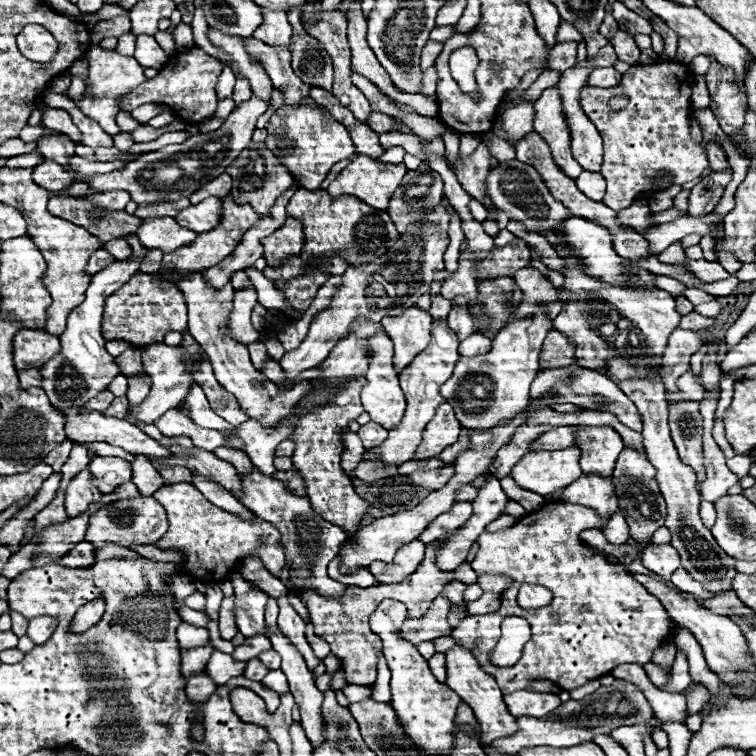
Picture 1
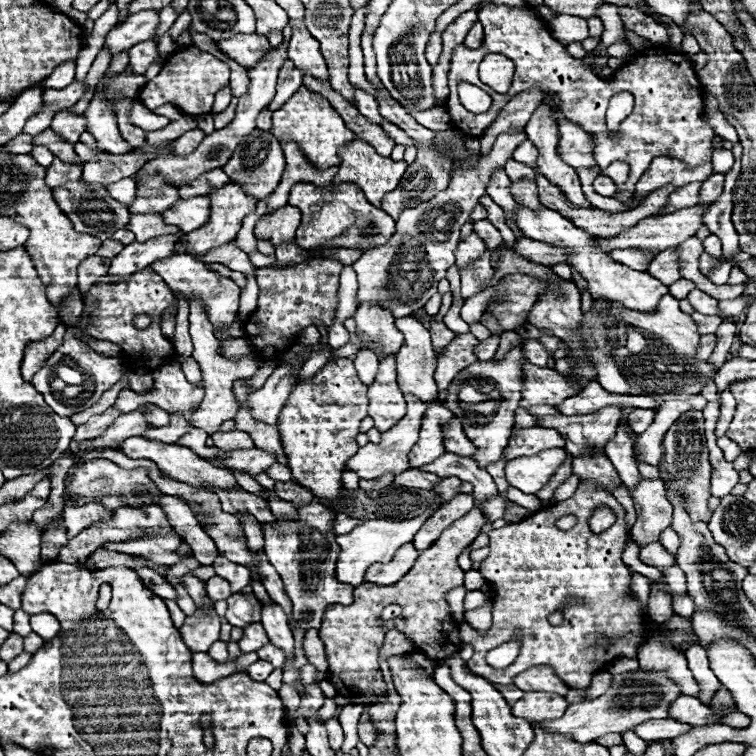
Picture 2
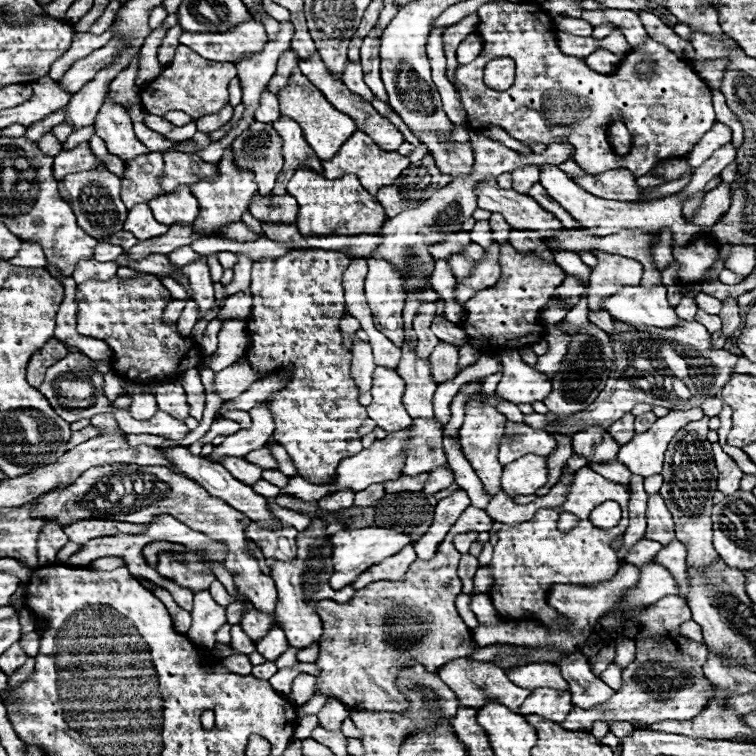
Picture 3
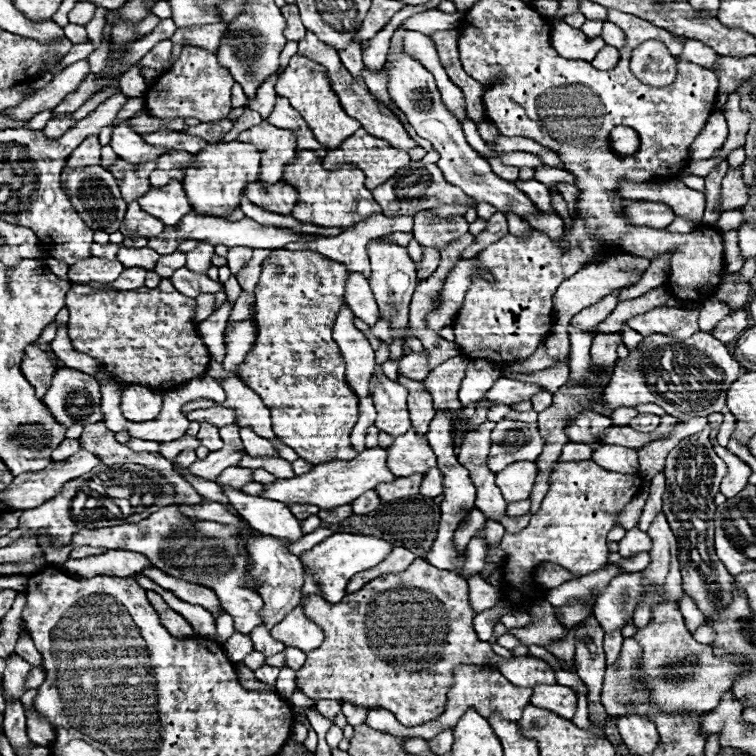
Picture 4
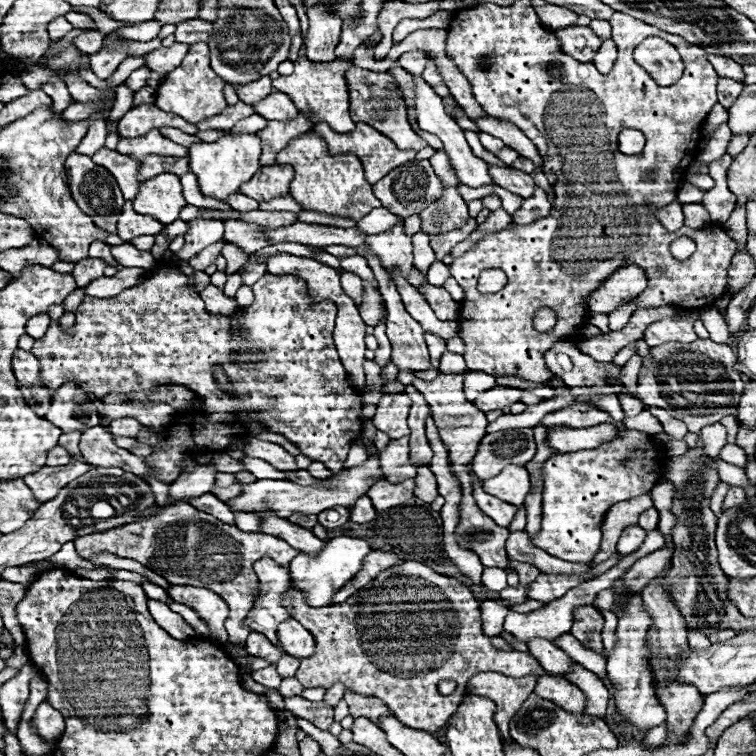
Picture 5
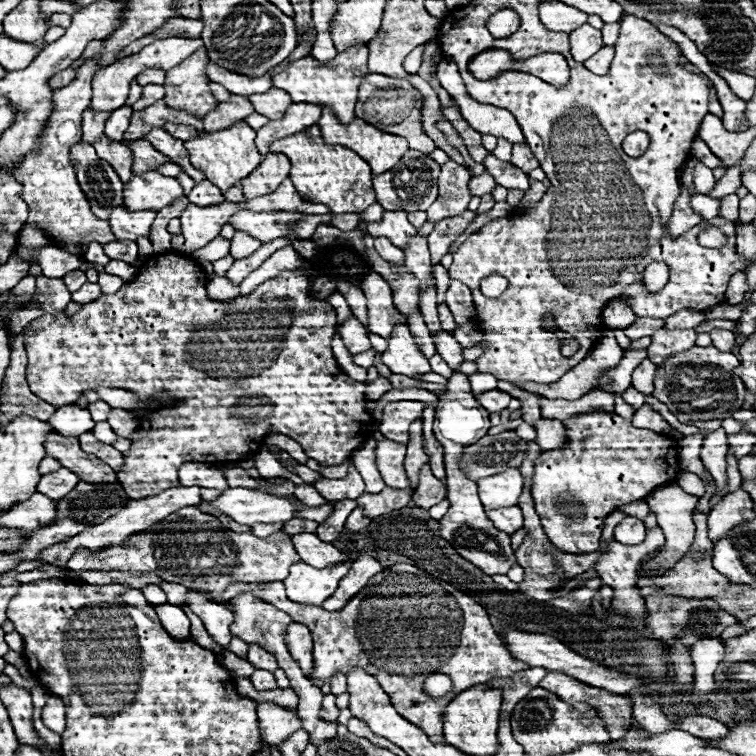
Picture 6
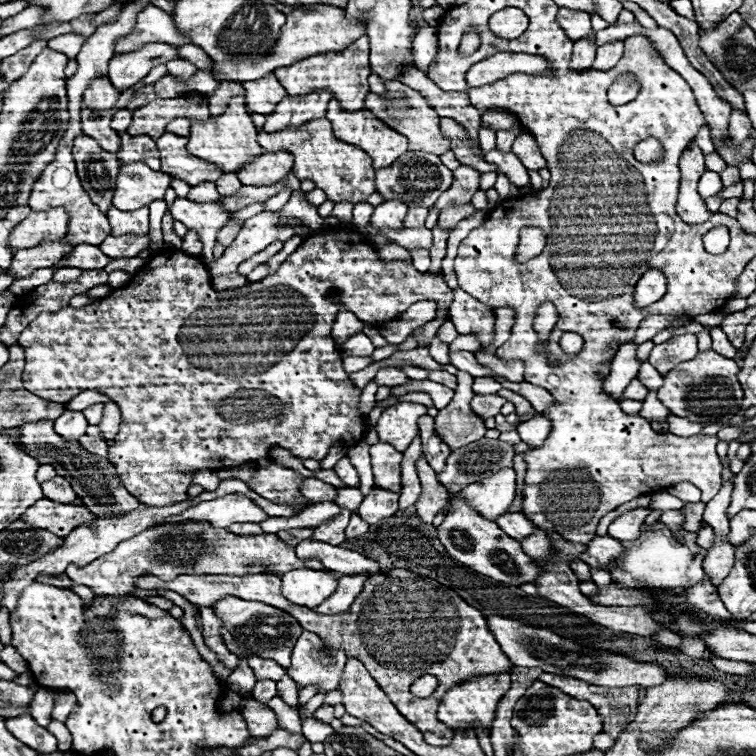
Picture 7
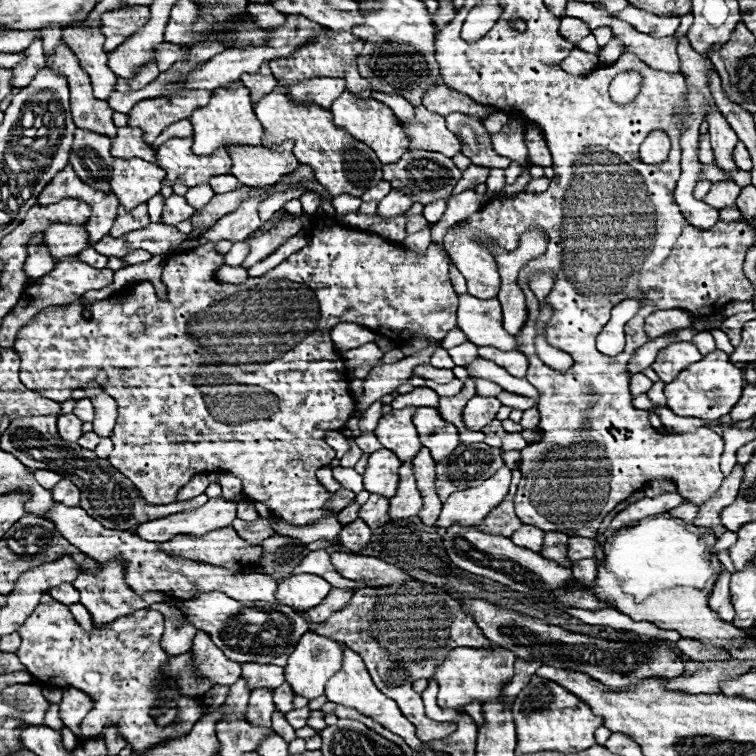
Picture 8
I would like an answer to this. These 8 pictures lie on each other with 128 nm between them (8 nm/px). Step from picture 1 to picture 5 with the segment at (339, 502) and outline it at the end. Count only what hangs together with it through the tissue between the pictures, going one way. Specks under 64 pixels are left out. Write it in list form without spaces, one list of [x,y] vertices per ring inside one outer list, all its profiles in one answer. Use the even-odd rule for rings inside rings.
[[[168,262],[156,266],[152,270],[152,276],[146,278],[142,284],[126,288],[114,298],[84,296],[82,304],[76,310],[76,324],[66,332],[62,332],[58,324],[50,324],[44,338],[36,340],[30,352],[40,358],[40,378],[50,394],[54,394],[66,382],[78,382],[86,386],[88,392],[92,392],[96,398],[104,398],[108,392],[152,390],[162,384],[186,386],[188,390],[196,392],[196,396],[204,400],[204,406],[178,416],[176,422],[172,422],[174,430],[168,430],[168,436],[160,440],[160,444],[154,446],[154,454],[148,456],[148,462],[154,468],[154,476],[162,482],[170,484],[178,478],[178,462],[184,460],[188,454],[198,454],[214,448],[226,450],[232,438],[244,434],[242,424],[232,416],[236,404],[230,402],[230,396],[226,398],[226,394],[214,382],[212,364],[224,364],[224,372],[232,380],[232,392],[248,400],[248,406],[256,410],[258,420],[264,422],[268,430],[284,434],[294,446],[298,446],[304,456],[316,462],[324,462],[326,468],[338,472],[344,468],[350,444],[360,436],[362,398],[350,386],[346,370],[334,348],[332,330],[336,306],[332,304],[332,300],[324,300],[318,304],[312,302],[312,298],[308,296],[308,286],[302,278],[294,274],[264,274],[254,284],[254,296],[256,300],[250,306],[232,314],[234,322],[242,326],[242,334],[234,336],[230,334],[232,320],[228,320],[228,316],[208,314],[202,298],[196,292],[188,290],[186,276],[178,270],[176,264]]]

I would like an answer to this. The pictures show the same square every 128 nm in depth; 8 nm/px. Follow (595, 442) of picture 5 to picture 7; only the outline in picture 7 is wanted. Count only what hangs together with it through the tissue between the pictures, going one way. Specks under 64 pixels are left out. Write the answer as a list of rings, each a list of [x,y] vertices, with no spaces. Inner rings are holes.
[[[536,414],[532,420],[518,424],[516,430],[518,430],[520,438],[534,448],[534,446],[544,444],[544,440],[546,440],[548,434],[550,434],[550,428],[552,428],[550,420],[548,420],[546,416],[542,416],[542,414]]]

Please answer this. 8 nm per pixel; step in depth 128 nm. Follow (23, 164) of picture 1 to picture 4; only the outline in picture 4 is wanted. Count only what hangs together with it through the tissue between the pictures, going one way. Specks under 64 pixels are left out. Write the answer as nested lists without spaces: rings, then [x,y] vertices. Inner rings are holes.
[[[70,114],[60,116],[60,118],[56,118],[56,120],[50,120],[50,122],[46,124],[46,128],[44,128],[44,134],[46,134],[50,140],[56,140],[56,138],[60,138],[68,128],[72,128]]]

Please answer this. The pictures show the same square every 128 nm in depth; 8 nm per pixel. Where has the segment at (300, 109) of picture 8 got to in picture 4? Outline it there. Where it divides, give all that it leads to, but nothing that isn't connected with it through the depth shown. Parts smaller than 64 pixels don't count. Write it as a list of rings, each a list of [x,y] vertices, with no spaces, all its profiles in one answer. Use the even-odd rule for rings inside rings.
[[[314,152],[296,154],[296,158],[286,166],[282,180],[298,190],[298,202],[292,210],[292,216],[300,222],[310,222],[324,228],[348,230],[358,222],[382,212],[382,208],[372,198],[372,192],[364,186],[364,172],[360,172],[354,166],[324,170],[322,160],[314,156]]]

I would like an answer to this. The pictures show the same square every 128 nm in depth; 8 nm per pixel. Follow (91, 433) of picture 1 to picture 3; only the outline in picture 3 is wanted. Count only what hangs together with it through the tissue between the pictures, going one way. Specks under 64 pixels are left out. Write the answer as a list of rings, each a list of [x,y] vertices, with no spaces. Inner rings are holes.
[[[172,446],[172,448],[158,448],[158,452],[162,452],[184,476],[188,476],[190,480],[198,482],[210,496],[216,496],[218,500],[224,500],[226,504],[230,504],[232,508],[244,512],[250,520],[256,520],[258,524],[264,524],[264,526],[270,526],[270,528],[280,528],[284,524],[280,524],[268,510],[268,504],[266,504],[266,498],[264,496],[256,496],[256,492],[252,492],[250,486],[238,482],[236,478],[232,478],[232,474],[218,462],[210,462],[208,458],[204,456],[196,456],[192,454],[188,448],[184,446]]]

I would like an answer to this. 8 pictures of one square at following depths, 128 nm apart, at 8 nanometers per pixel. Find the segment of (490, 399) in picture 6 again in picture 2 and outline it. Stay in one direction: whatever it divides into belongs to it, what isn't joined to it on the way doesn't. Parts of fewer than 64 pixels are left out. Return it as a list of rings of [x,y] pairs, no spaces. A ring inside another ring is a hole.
[[[524,364],[524,394],[520,406],[540,406],[540,404],[560,404],[570,396],[576,396],[582,384],[552,370],[538,368],[534,364]]]

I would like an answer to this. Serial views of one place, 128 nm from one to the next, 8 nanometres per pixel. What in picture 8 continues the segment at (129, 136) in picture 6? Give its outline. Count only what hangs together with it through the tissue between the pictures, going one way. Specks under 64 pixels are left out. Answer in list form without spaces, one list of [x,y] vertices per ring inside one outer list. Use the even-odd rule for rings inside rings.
[[[184,92],[172,98],[142,100],[128,112],[128,126],[142,128],[144,140],[152,144],[168,124],[192,116],[196,108],[208,106],[210,98],[212,92]]]

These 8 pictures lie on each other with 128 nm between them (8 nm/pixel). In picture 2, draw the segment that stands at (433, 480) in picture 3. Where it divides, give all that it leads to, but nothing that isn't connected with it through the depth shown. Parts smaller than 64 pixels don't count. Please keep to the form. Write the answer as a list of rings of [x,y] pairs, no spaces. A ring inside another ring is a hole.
[[[452,476],[452,478],[442,478],[442,482],[434,486],[434,492],[438,492],[438,494],[448,502],[448,500],[452,500],[454,496],[460,494],[460,484],[462,484],[462,482],[460,482],[456,476]]]

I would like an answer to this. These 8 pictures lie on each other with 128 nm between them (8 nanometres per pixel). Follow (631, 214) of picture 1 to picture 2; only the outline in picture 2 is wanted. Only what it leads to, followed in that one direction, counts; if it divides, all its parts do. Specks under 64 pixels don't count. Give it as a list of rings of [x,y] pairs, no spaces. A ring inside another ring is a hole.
[[[656,158],[650,164],[650,168],[644,172],[640,182],[636,184],[634,198],[646,198],[650,192],[654,192],[666,184],[671,183],[676,187],[682,187],[694,180],[708,178],[710,168],[712,168],[710,162],[706,162],[704,166],[698,166],[698,168],[688,168],[686,164],[682,164],[676,158]],[[694,206],[694,208],[686,208],[686,210],[678,210],[674,214],[662,214],[662,216],[648,216],[644,220],[640,220],[630,232],[622,232],[616,238],[600,238],[600,244],[604,250],[612,252],[618,248],[642,248],[648,250],[652,256],[656,256],[658,252],[666,250],[666,248],[674,248],[680,246],[686,238],[694,236],[698,232],[698,228],[702,226],[702,212],[708,206]]]

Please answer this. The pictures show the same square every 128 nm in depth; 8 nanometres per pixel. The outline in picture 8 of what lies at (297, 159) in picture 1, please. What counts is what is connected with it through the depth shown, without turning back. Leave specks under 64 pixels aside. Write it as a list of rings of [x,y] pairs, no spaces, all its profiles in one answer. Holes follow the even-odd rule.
[[[342,32],[342,34],[320,34],[314,36],[310,44],[306,44],[304,48],[300,48],[298,52],[294,52],[292,56],[284,58],[284,60],[272,60],[270,68],[278,80],[278,84],[284,84],[286,88],[298,84],[298,82],[306,82],[310,78],[324,78],[324,76],[332,76],[332,78],[340,78],[346,82],[346,90],[350,90],[354,96],[360,98],[370,98],[372,88],[368,84],[366,78],[360,76],[358,66],[356,66],[356,56],[360,54],[362,48],[362,40],[356,38],[350,32]]]

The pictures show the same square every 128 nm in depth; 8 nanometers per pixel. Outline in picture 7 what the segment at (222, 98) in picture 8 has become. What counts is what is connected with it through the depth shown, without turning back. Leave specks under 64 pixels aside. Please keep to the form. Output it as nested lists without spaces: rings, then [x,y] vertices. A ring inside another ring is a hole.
[[[236,96],[230,100],[230,106],[224,110],[224,114],[216,120],[208,122],[192,122],[192,132],[190,132],[190,142],[188,142],[188,152],[192,156],[216,164],[222,174],[232,174],[256,160],[256,156],[264,154],[264,148],[256,142],[258,130],[254,128],[254,122],[250,118],[250,112],[244,106],[244,96]]]

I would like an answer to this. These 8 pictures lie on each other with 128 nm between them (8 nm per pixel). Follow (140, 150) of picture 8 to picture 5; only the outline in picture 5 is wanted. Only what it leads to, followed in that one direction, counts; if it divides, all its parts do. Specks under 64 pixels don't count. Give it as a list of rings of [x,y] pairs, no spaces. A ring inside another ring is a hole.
[[[148,156],[142,160],[138,180],[146,182],[158,174],[176,174],[182,176],[186,174],[188,168],[188,158],[176,158],[176,156]]]

